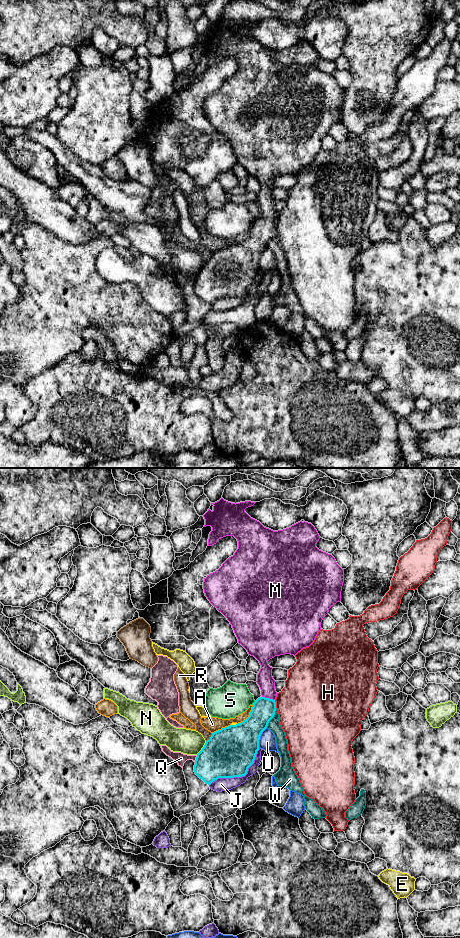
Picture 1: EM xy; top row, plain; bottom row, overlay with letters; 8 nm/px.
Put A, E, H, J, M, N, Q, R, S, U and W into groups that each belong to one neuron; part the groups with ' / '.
A / E U / H J / M / N / Q / R / S / W

